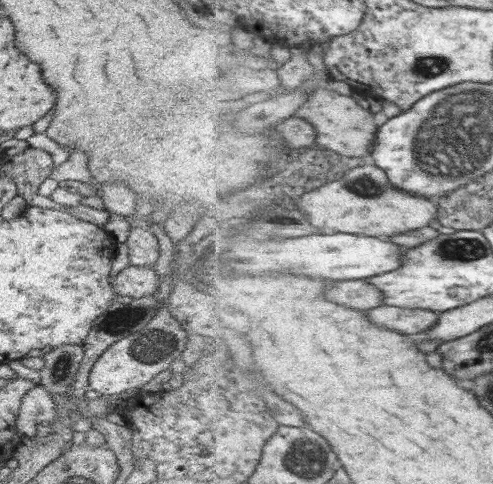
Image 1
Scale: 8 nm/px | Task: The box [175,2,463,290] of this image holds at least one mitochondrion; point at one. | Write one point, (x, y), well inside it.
(427, 66)

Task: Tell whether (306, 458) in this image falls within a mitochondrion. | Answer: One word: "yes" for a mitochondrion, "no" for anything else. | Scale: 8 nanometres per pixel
yes

